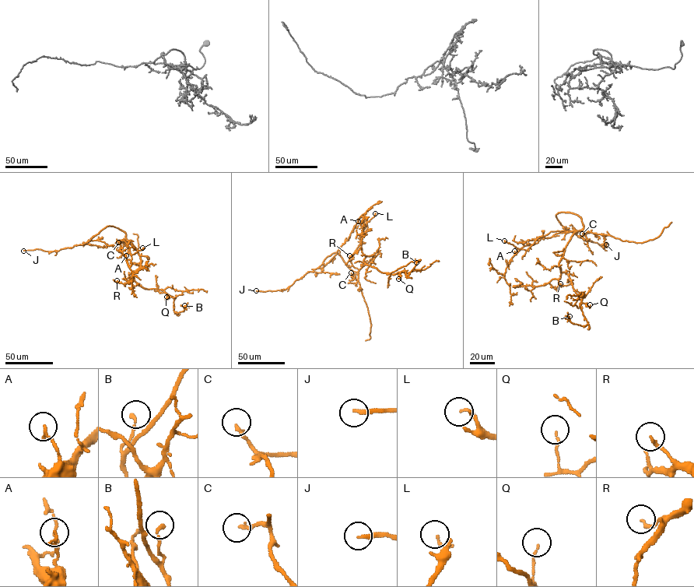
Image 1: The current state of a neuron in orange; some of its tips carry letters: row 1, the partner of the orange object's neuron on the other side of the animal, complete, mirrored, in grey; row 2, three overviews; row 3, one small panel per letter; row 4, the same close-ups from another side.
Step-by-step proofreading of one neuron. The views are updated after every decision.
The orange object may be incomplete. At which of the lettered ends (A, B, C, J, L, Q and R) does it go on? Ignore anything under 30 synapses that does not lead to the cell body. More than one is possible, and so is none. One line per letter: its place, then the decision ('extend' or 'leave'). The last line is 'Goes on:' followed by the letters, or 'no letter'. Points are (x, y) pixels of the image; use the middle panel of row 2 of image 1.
A: at (358, 221); leave
B: at (416, 262); leave
C: at (351, 272); extend
J: at (256, 290); extend
L: at (375, 213); leave
Q: at (398, 279); leave
R: at (349, 255); leave
Goes on: C, J

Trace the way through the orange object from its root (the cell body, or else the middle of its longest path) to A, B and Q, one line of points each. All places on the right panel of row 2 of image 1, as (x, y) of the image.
A: (581, 219), (573, 213), (559, 212), (557, 219), (572, 231), (541, 237), (516, 253), (514, 251)
B: (581, 219), (583, 228), (559, 266), (584, 295), (580, 306), (587, 323), (569, 316)
Q: (581, 219), (583, 228), (571, 237), (559, 266), (574, 291), (584, 295), (581, 301), (590, 304)

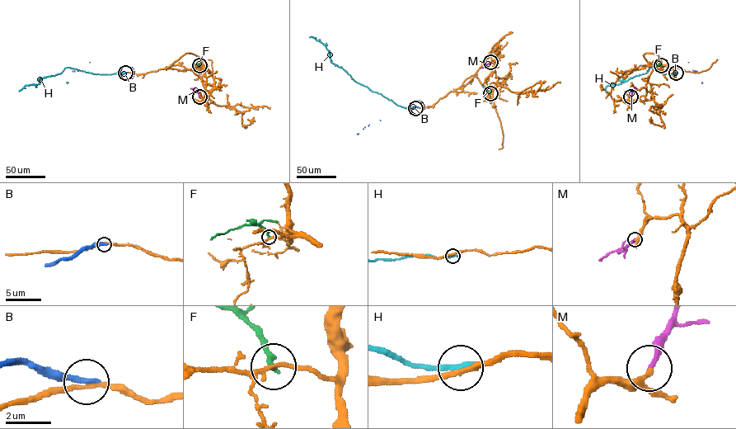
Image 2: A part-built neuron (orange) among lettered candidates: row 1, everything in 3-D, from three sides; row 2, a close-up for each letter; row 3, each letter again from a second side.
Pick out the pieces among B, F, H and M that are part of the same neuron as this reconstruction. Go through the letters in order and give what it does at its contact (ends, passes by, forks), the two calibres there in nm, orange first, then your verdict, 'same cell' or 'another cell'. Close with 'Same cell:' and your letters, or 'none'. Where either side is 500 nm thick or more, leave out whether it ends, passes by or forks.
B: it ends there; 200 nm thick on the orange side, 320 nm on the other; another cell
F: it ends there; 180 nm thick on the orange side, 240 nm on the other; another cell
H: it ends there; 240 nm thick on the orange side, 280 nm on the other; another cell
M: it ends there; 170 nm thick on the orange side, 220 nm on the other; same cell
Same cell: M

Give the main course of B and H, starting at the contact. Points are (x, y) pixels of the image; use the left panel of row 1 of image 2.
B: (127, 73), (120, 75), (72, 71), (67, 82)
H: (125, 73), (93, 74), (66, 68), (60, 73), (41, 78), (39, 83), (25, 85), (19, 91)

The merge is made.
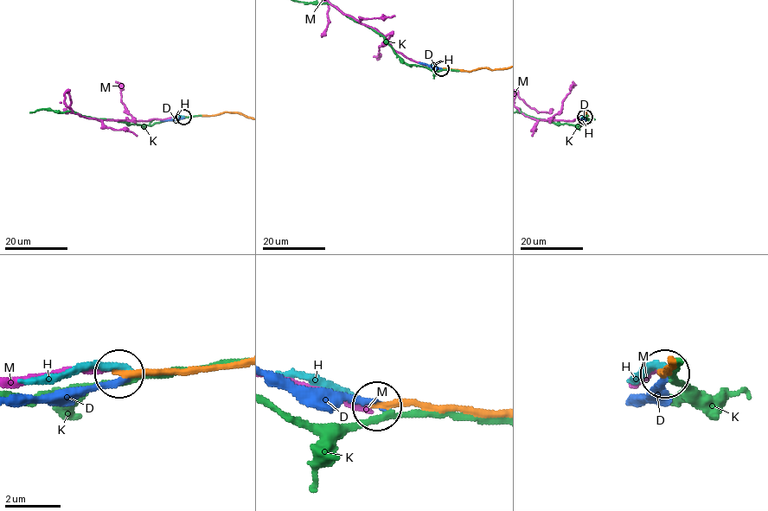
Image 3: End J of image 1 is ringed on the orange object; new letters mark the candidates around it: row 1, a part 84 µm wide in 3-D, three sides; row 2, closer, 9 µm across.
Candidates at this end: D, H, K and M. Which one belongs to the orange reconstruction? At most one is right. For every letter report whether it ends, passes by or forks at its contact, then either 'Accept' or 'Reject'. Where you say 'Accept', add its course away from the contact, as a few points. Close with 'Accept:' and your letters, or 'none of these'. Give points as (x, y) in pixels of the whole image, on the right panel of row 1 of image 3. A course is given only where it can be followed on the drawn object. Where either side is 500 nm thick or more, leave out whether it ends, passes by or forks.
D: It ends there. Reject
H: It ends there. Reject
K: It passes by. Reject
M: It ends there. Reject
Accept: none of these

